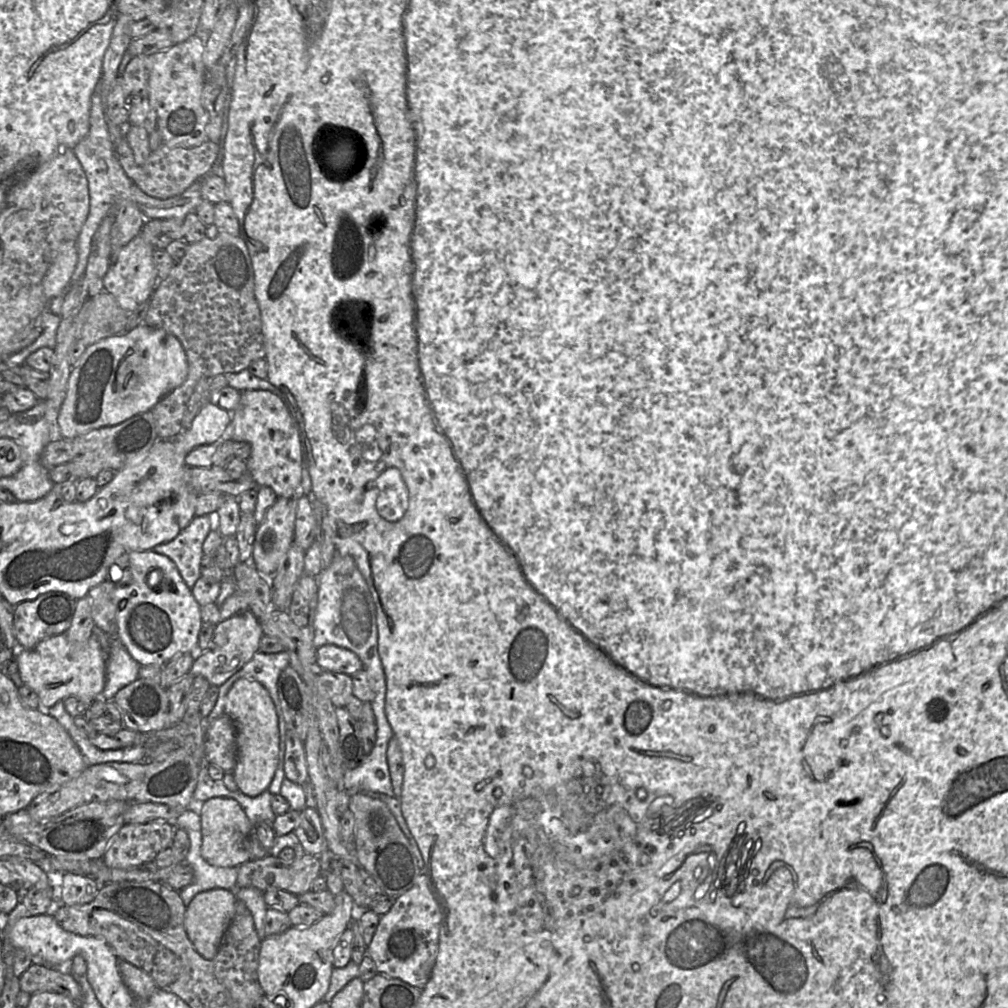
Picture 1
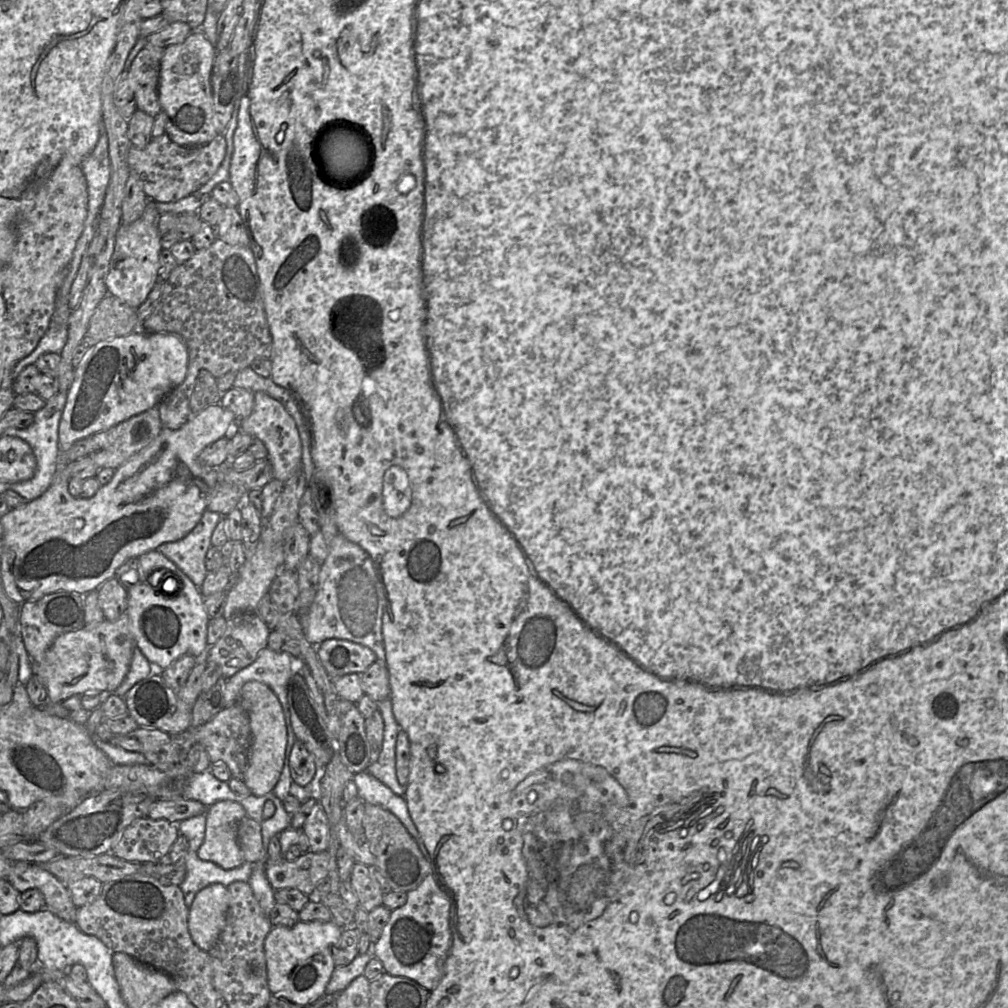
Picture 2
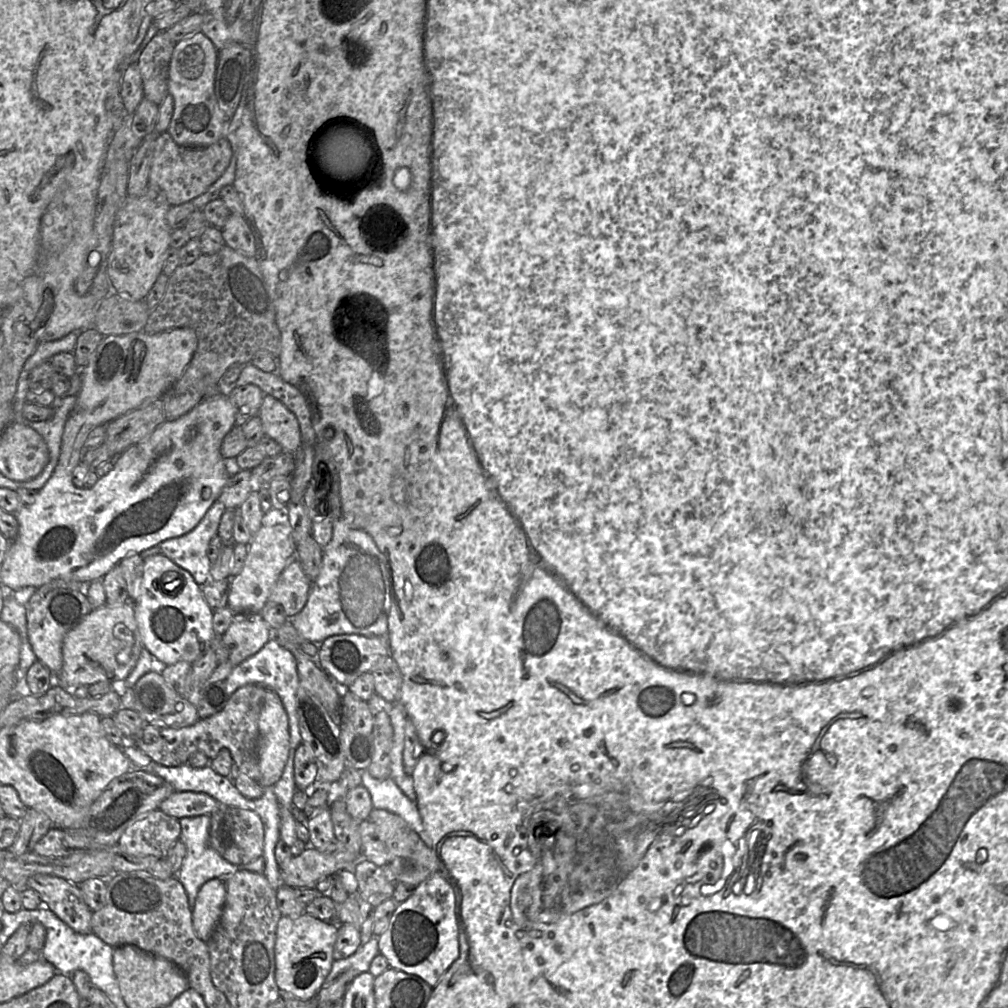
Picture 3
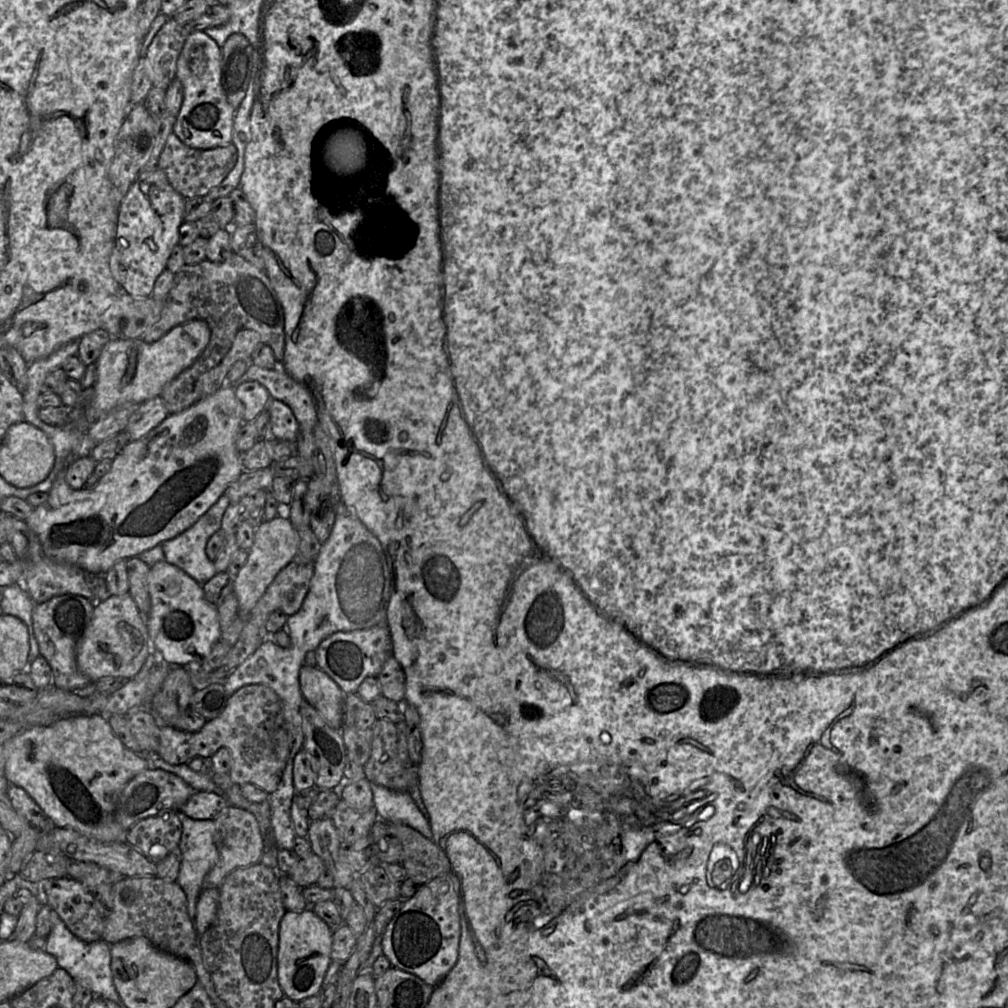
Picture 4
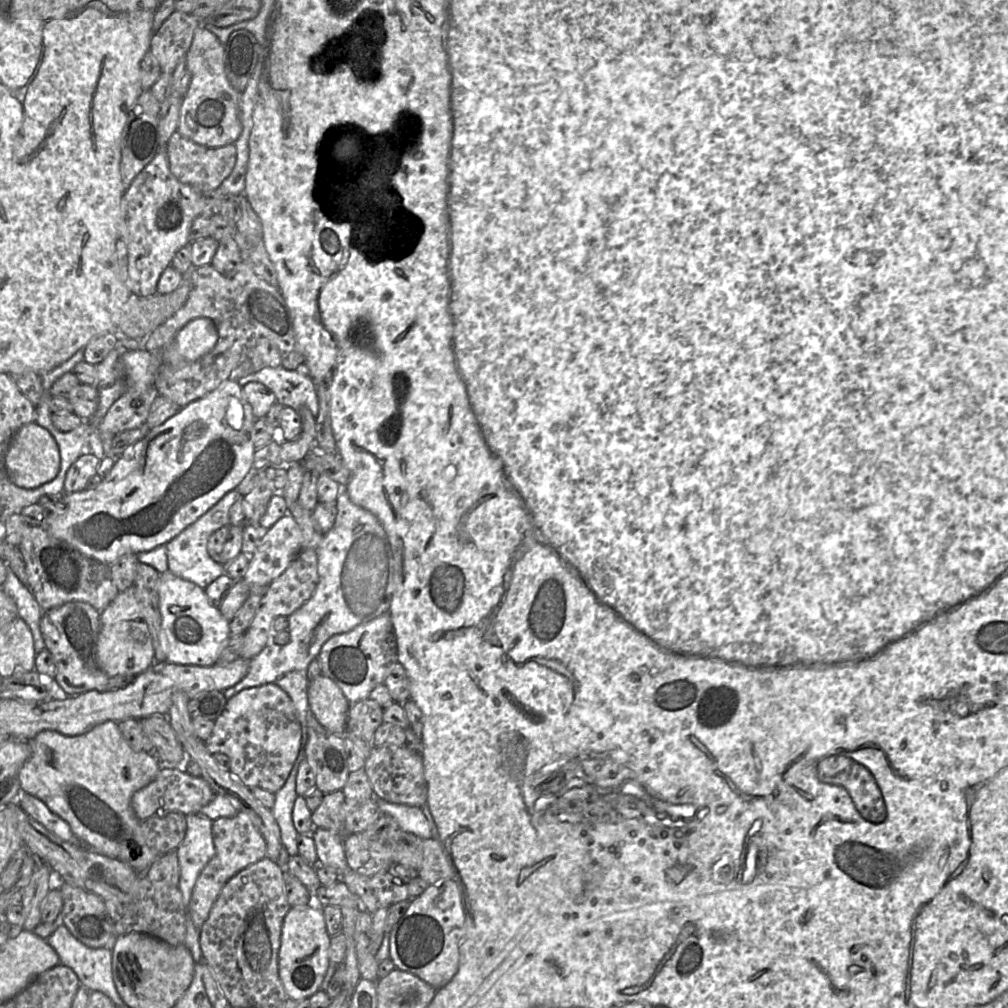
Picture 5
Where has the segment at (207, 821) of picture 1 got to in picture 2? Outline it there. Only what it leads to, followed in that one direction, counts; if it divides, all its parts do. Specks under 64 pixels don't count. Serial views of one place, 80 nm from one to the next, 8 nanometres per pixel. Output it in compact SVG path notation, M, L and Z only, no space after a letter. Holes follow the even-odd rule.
M230 800L218 801L207 807L205 816L205 837L198 850L199 858L223 869L244 864L237 835L239 822L247 816L242 805Z

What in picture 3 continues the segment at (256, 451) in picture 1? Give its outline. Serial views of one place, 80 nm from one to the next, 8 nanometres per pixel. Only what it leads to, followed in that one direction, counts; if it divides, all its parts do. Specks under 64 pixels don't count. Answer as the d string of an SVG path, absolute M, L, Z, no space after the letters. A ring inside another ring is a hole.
M264 395L257 416L261 419L266 436L275 440L283 449L283 453L294 455L302 444L300 426L295 415L284 404L270 395Z

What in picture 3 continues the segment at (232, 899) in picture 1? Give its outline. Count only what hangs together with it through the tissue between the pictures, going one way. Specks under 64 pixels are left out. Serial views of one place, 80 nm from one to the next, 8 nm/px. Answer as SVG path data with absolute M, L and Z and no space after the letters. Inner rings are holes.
M219 879L207 881L198 891L192 909L192 923L199 939L207 942L221 917L226 899L225 883Z

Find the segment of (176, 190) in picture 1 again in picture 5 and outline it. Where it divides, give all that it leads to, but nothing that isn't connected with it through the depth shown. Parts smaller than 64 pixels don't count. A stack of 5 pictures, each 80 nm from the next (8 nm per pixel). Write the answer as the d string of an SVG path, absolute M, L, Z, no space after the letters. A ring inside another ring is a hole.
M175 132L167 142L166 152L173 175L181 182L203 192L213 191L231 174L237 160L234 144L218 148L199 145Z

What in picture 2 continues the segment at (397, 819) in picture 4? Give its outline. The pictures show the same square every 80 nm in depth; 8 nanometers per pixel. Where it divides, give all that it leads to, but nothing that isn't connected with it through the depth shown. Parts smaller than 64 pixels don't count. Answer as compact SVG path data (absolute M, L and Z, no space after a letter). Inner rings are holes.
M367 771L354 774L352 780L357 786L357 796L369 804L378 805L394 814L414 838L422 854L428 859L428 852L411 819L404 797L396 795Z

